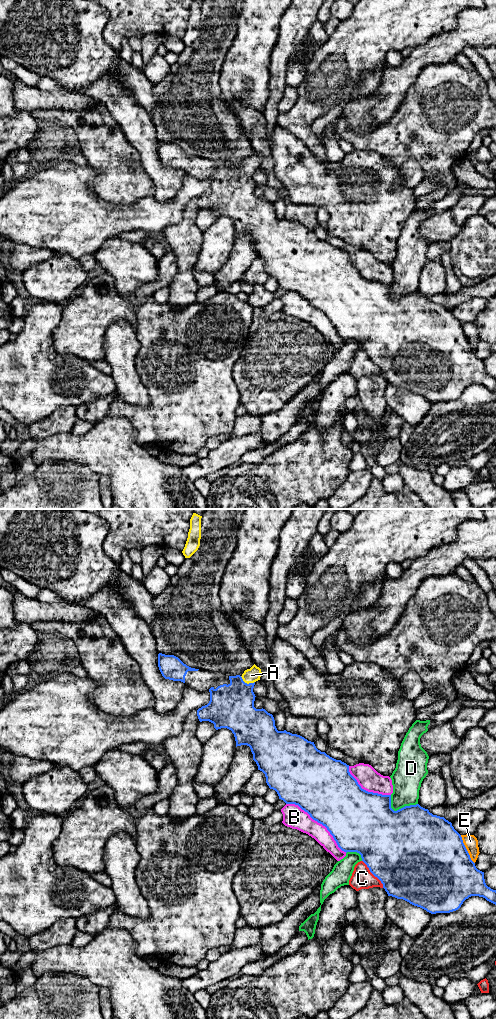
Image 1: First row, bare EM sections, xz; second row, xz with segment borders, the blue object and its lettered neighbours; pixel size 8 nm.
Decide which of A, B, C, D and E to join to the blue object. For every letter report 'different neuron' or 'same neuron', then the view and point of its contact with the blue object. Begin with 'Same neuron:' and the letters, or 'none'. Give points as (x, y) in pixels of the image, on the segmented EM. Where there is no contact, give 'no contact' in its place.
Same neuron: A
A: same neuron | xz (246, 683)
B: different neuron | xz (319, 822)
C: different neuron | xz (373, 874)
D: different neuron | xz (398, 810)
E: different neuron | xz (466, 849)

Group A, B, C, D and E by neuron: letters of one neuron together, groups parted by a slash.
A / B / C / D / E

